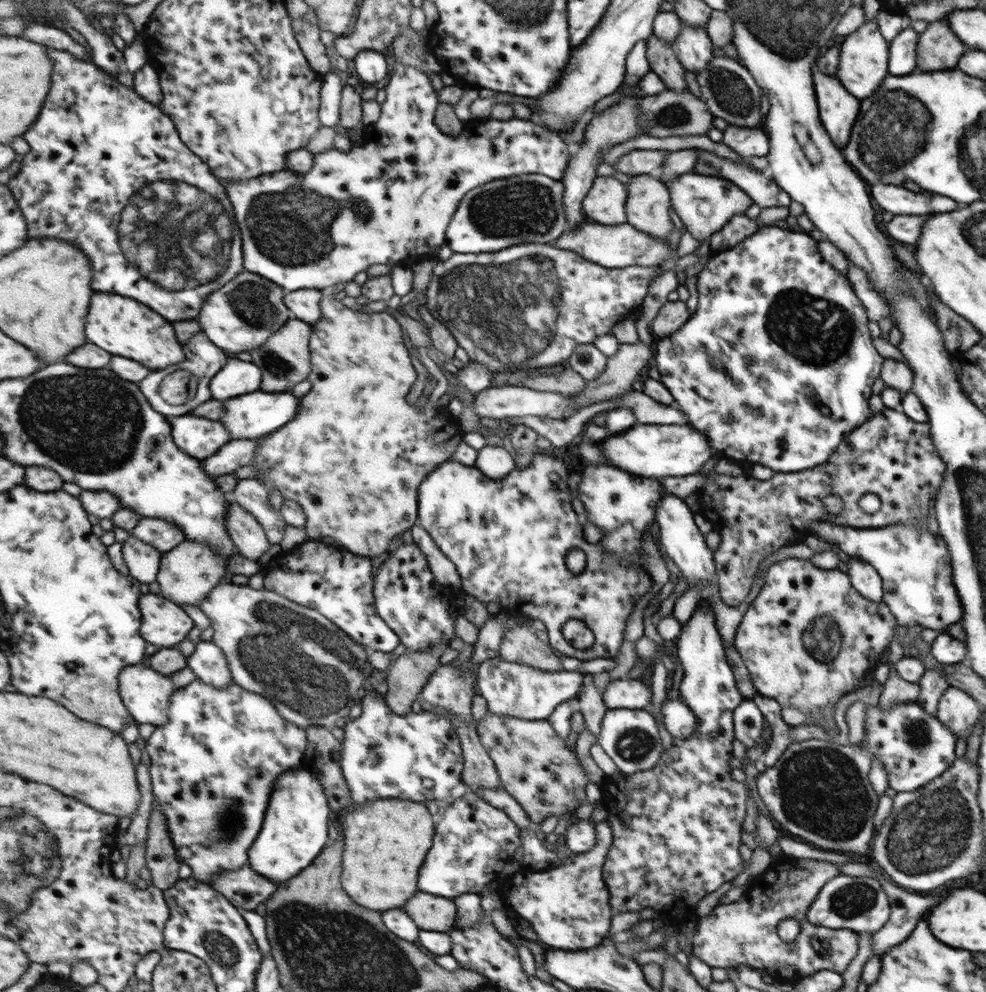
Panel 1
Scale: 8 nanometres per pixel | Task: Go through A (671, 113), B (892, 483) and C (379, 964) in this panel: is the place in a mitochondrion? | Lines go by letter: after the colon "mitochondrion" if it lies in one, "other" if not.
A: mitochondrion
B: mitochondrion
C: mitochondrion

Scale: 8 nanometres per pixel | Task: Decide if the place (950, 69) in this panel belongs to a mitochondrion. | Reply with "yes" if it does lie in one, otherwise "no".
no

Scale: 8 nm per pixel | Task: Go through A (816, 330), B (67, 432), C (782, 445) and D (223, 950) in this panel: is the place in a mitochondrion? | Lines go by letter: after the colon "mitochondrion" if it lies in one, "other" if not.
A: mitochondrion
B: mitochondrion
C: other
D: mitochondrion

